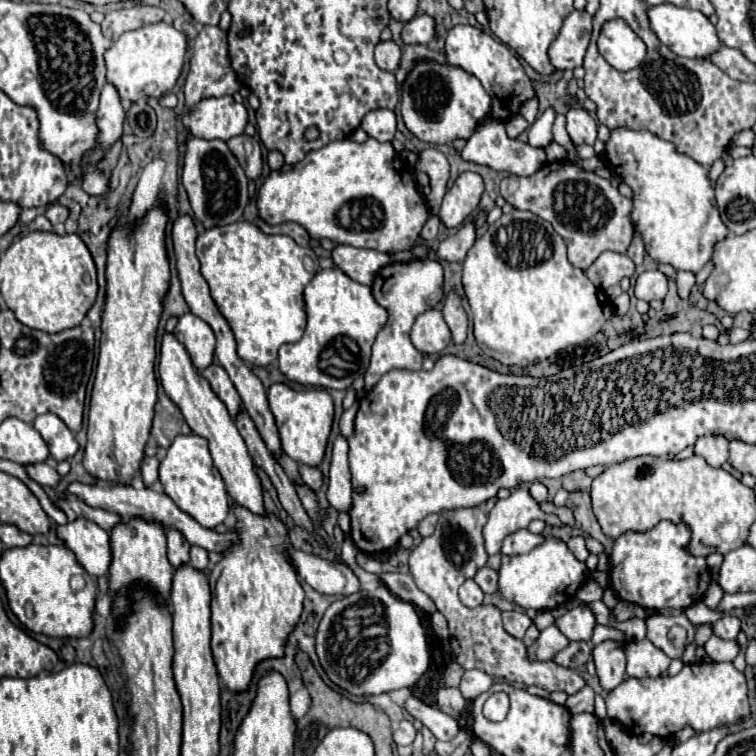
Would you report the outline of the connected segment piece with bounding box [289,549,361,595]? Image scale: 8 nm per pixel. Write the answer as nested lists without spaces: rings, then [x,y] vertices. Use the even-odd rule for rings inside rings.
[[[289,551],[301,579],[325,595],[351,595],[361,589],[357,575],[341,561],[327,561],[303,551]]]

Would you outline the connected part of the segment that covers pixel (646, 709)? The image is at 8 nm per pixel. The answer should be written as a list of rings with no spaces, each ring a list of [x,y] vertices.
[[[691,663],[683,665],[681,673],[675,677],[629,677],[607,693],[605,703],[609,719],[617,721],[625,731],[633,735],[651,733],[665,739],[671,739],[685,725],[691,725],[695,731],[709,731],[751,717],[745,675],[739,673],[733,663]]]

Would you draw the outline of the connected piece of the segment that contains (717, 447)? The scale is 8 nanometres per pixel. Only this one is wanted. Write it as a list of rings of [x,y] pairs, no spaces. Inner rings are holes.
[[[721,435],[699,437],[695,443],[695,455],[701,455],[711,467],[721,467],[729,457],[729,441]]]

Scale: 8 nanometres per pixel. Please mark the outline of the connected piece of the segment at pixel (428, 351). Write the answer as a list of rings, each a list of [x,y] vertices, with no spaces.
[[[429,309],[417,317],[411,329],[411,341],[423,355],[437,355],[451,343],[451,331],[437,309]]]

